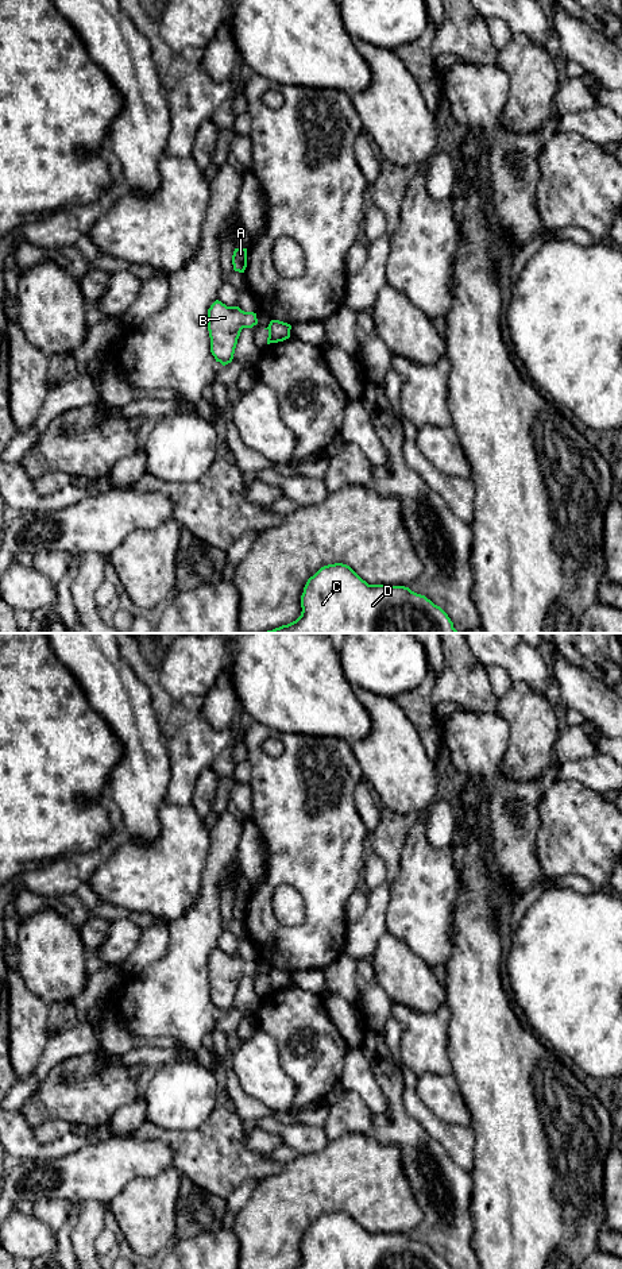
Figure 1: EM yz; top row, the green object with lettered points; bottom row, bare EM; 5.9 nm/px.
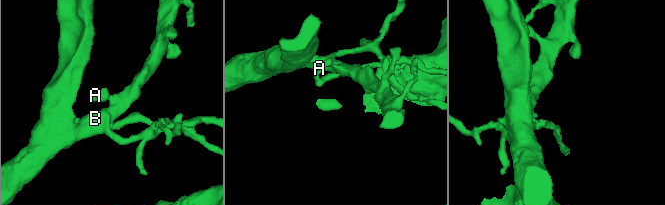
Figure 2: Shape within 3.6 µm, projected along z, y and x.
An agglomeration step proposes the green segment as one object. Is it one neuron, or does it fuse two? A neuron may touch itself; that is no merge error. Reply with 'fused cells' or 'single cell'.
fused cells

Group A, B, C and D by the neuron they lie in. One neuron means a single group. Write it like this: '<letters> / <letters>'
A B / C D

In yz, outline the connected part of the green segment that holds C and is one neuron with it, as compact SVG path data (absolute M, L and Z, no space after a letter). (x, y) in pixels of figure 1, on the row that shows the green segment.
M335 563L310 576L301 595L301 616L266 633L459 633L448 614L405 586L368 585L349 566Z

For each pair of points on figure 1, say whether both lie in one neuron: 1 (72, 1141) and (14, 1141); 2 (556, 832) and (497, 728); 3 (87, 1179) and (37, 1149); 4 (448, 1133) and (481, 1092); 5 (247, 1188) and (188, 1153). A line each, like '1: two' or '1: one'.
1: one
2: two
3: two
4: two
5: two

